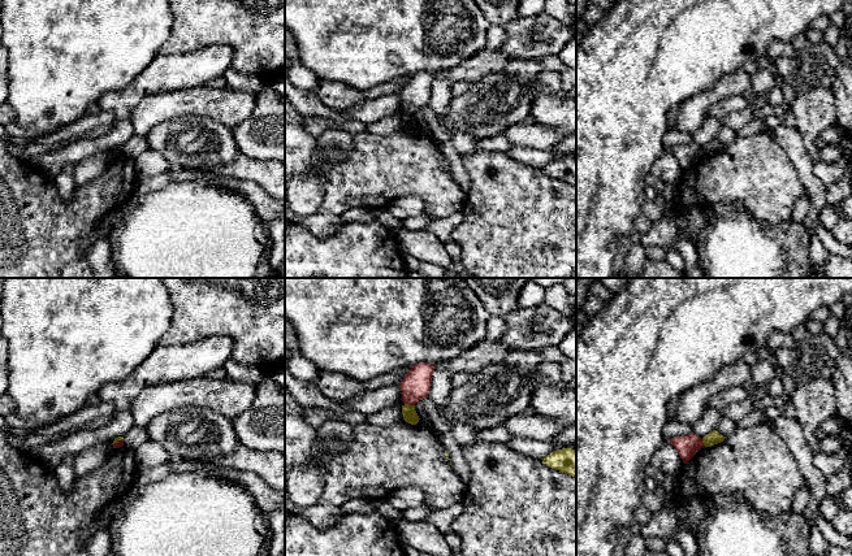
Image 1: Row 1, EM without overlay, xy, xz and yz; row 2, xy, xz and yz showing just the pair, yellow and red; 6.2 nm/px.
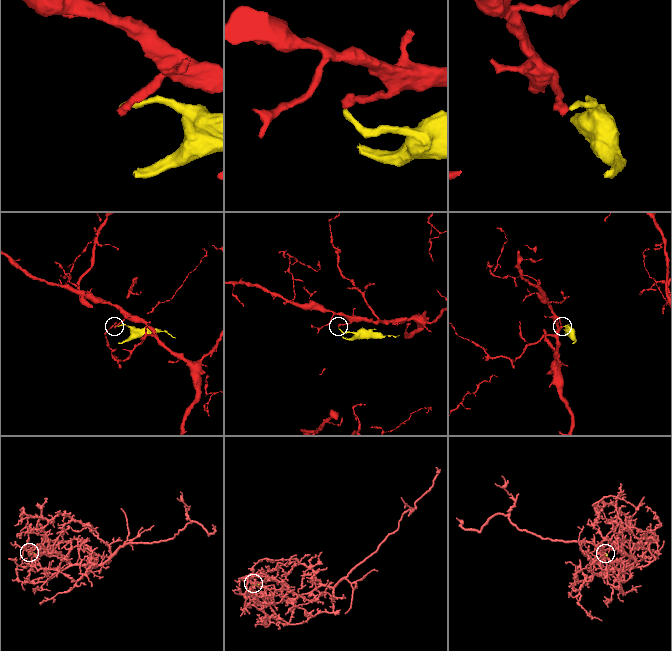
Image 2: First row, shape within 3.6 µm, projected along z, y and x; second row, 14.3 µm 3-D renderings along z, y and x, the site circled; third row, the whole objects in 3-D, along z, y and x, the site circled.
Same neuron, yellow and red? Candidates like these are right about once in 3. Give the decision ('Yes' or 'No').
No

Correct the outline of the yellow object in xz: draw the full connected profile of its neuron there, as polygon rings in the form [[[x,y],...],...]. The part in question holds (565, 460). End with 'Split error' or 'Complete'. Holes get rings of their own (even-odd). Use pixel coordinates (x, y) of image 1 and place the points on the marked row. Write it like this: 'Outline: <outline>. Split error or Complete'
Outline: [[[557,449],[541,460],[552,469],[576,477],[576,449]]]. Complete

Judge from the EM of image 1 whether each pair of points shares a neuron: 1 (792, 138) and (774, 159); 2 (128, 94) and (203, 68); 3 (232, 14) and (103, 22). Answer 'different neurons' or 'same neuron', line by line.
1: different neurons
2: same neuron
3: different neurons

